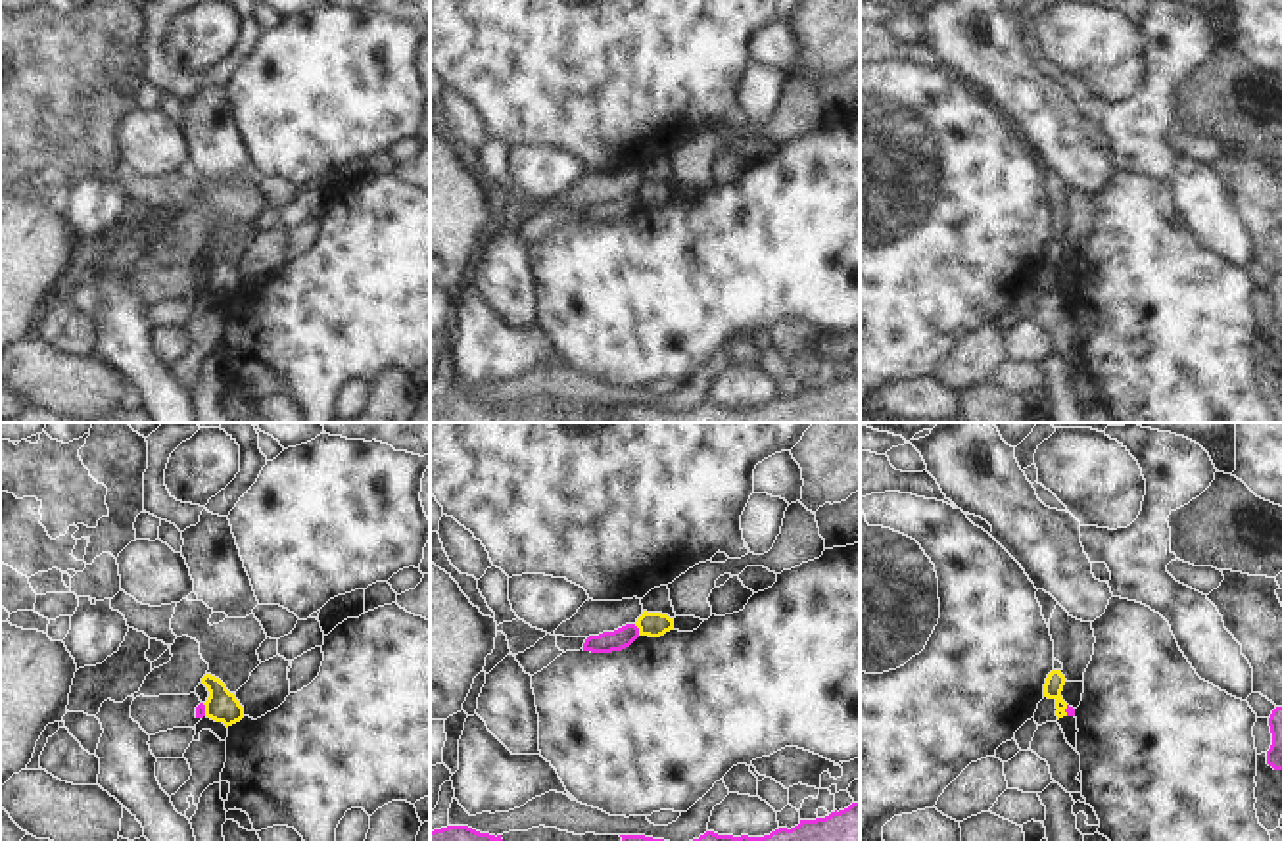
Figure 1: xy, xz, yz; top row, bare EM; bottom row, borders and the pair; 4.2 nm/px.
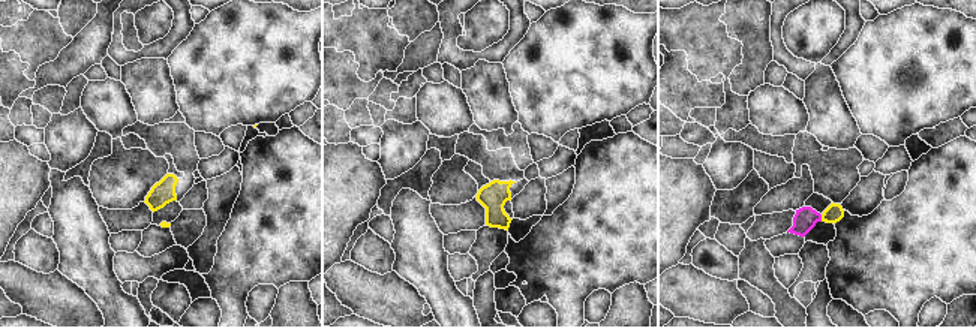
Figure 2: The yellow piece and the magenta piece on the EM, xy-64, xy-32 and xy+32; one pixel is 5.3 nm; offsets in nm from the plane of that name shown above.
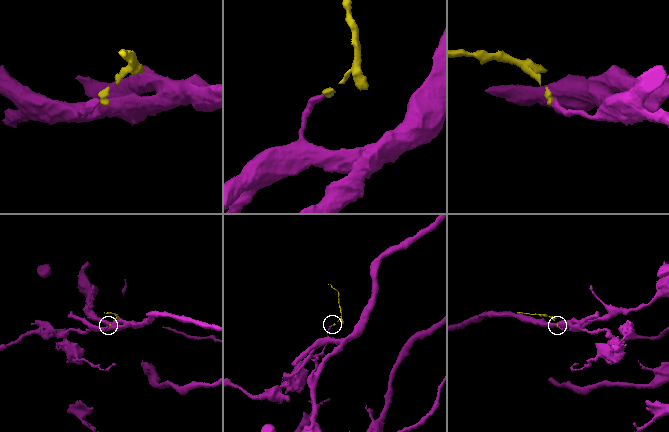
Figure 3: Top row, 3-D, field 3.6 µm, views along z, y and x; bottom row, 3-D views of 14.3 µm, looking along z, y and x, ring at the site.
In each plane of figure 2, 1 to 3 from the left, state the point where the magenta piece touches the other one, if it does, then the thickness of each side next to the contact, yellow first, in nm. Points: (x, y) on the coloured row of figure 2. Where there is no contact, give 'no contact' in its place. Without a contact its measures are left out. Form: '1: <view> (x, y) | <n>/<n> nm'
1: no contact
2: no contact
3: xy+32 (822, 217) | 100/120 nm

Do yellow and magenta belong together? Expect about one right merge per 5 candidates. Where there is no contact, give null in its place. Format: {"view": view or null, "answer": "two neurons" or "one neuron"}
{"view": "xz", "answer": "two neurons"}

